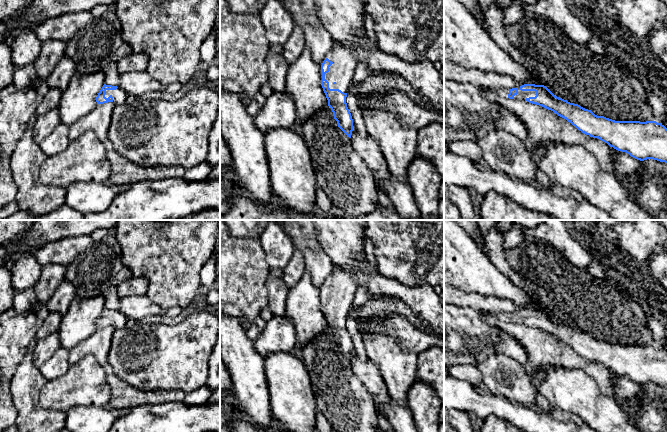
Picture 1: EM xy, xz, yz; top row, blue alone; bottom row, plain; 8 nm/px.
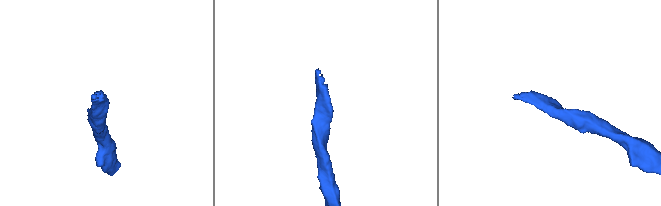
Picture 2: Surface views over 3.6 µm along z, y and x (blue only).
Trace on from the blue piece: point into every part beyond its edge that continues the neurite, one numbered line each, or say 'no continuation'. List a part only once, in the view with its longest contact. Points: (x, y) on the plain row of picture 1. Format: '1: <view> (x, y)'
1: xz (341, 295)

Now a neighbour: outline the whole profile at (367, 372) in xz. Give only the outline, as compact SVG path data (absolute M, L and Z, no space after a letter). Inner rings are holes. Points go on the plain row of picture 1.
M354 351L350 363L356 377L373 397L377 414L386 418L386 415L381 411L381 406L389 403L391 398L377 365L370 358L362 361Z

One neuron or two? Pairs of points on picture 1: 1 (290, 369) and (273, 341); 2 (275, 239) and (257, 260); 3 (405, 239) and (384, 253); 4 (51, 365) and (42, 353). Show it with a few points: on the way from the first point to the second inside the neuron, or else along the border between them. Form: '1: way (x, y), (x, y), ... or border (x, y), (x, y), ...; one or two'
1: border (290, 351), (270, 352), (264, 358); two
2: border (259, 238), (265, 261), (270, 269); two
3: way (400, 244), (393, 251), (389, 252); one
4: border (60, 346), (39, 368); two

